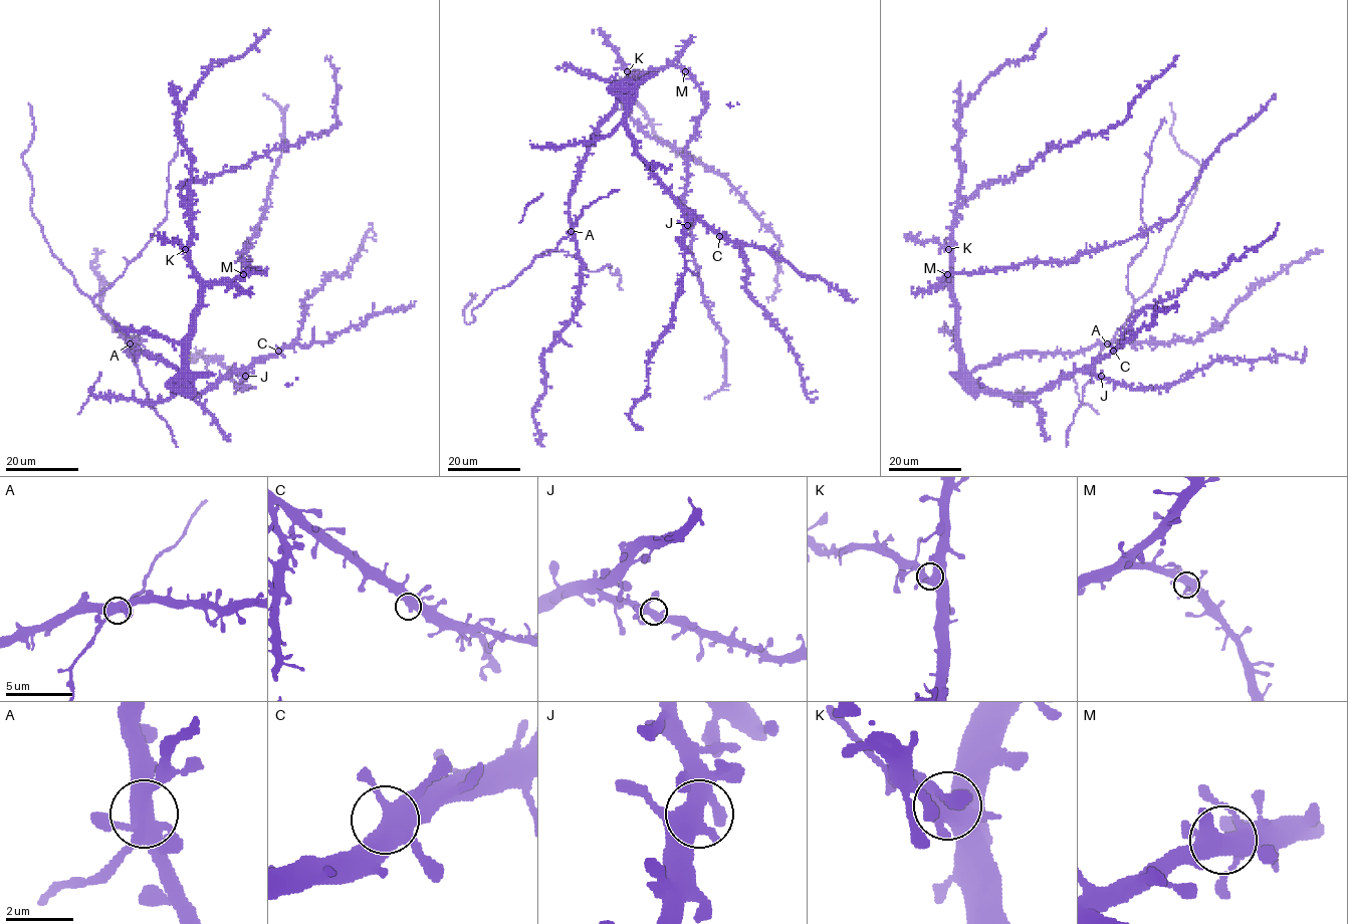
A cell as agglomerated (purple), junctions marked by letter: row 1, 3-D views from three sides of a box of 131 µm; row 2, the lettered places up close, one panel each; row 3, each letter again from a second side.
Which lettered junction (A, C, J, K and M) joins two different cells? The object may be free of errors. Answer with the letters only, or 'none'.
none

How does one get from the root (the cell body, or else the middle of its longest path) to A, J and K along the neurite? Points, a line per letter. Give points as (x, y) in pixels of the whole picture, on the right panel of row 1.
A: (959, 334), (961, 364), (969, 372), (1018, 354), (1081, 353), (1096, 345), (1107, 344)
J: (959, 334), (961, 365), (980, 385), (995, 393), (1033, 396), (1077, 372), (1087, 371), (1101, 376)
K: (959, 334), (958, 307), (952, 288), (952, 253), (948, 249)

